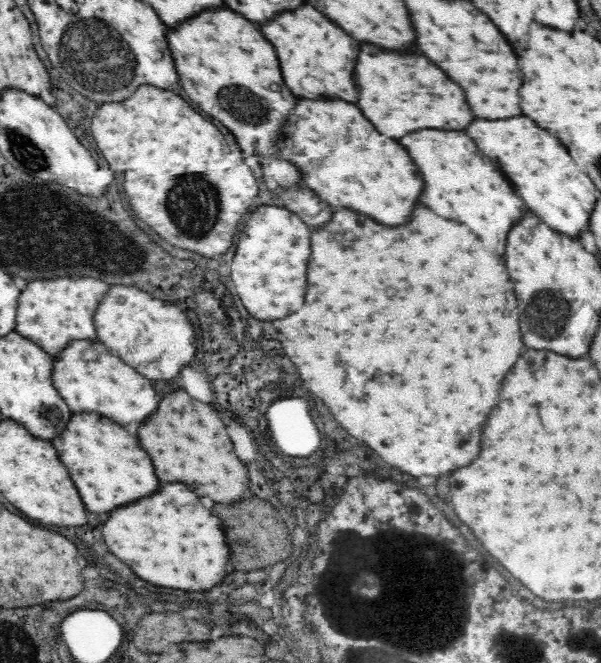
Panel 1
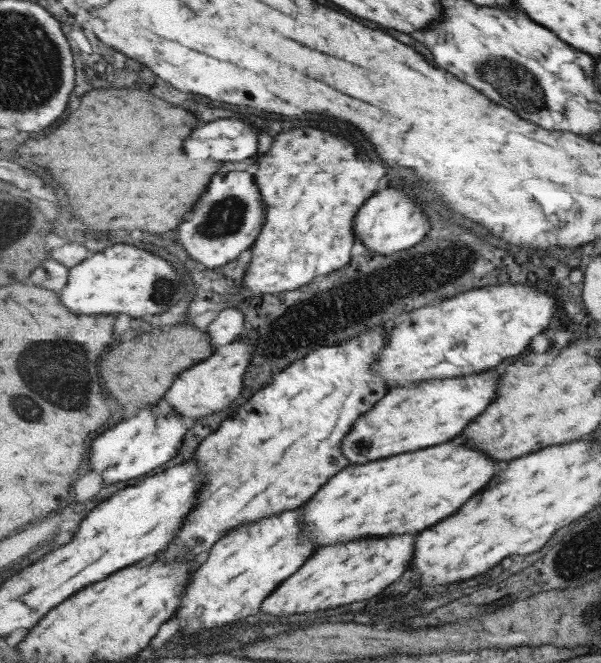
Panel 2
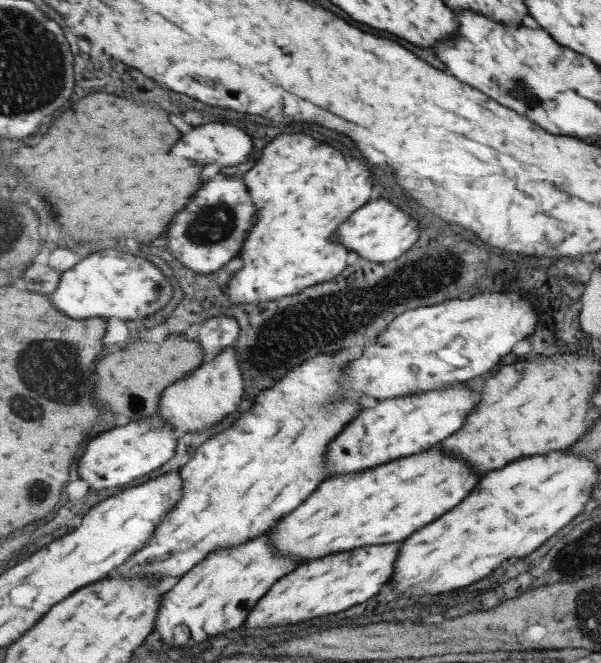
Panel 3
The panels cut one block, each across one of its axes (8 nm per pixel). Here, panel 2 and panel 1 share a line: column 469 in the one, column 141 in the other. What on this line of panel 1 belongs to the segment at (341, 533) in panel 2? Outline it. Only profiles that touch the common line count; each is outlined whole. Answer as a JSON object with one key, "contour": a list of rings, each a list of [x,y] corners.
{"contour":[[[74,414],[70,426],[66,426],[64,434],[56,436],[52,444],[64,466],[68,466],[86,508],[94,514],[108,514],[118,506],[138,502],[160,488],[154,464],[138,440],[100,414]]]}

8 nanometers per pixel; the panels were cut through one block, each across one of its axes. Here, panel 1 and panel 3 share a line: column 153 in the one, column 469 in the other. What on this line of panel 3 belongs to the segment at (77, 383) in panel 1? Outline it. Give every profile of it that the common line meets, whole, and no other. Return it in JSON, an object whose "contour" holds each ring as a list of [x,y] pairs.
{"contour":[[[461,384],[437,392],[429,390],[421,394],[415,393],[415,396],[385,400],[377,406],[368,405],[347,425],[341,436],[328,445],[329,478],[429,450],[431,446],[457,434],[481,400],[481,390],[471,388],[469,384]]]}

